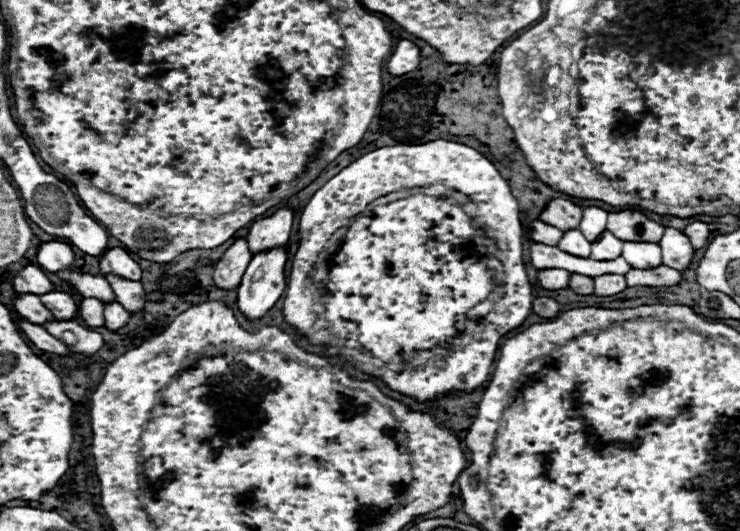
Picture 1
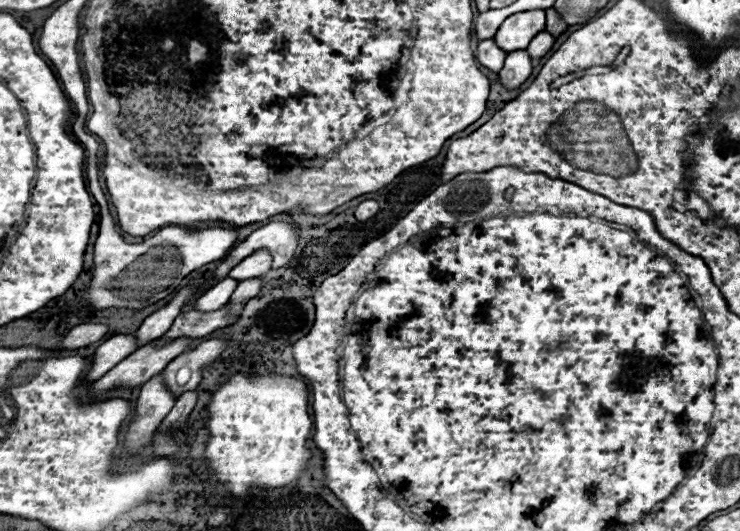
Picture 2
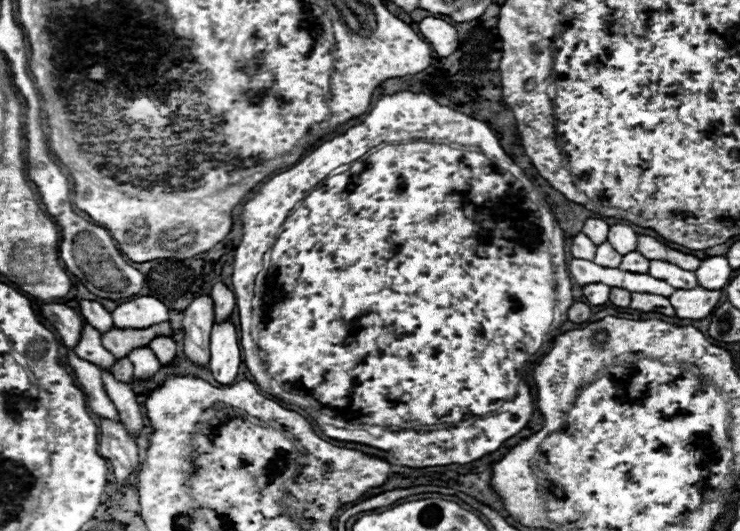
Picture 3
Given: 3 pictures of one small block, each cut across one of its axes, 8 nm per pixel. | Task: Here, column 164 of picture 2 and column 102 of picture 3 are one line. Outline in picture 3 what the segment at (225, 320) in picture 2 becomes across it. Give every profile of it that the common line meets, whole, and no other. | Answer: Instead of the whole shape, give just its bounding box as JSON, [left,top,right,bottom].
[102,328,156,358]

